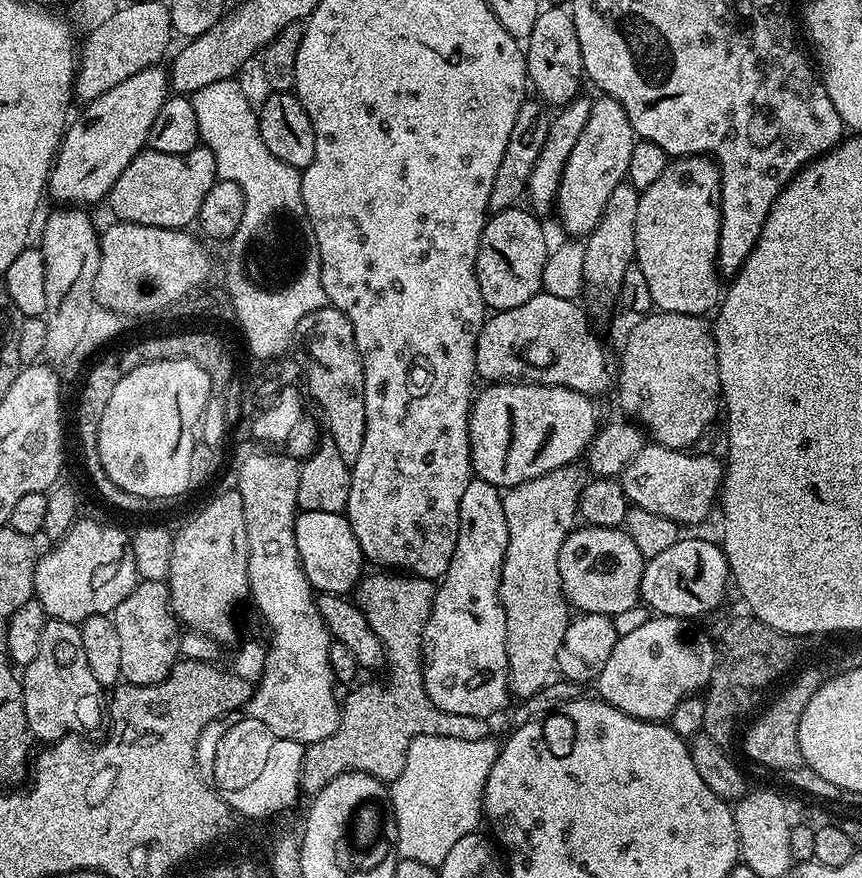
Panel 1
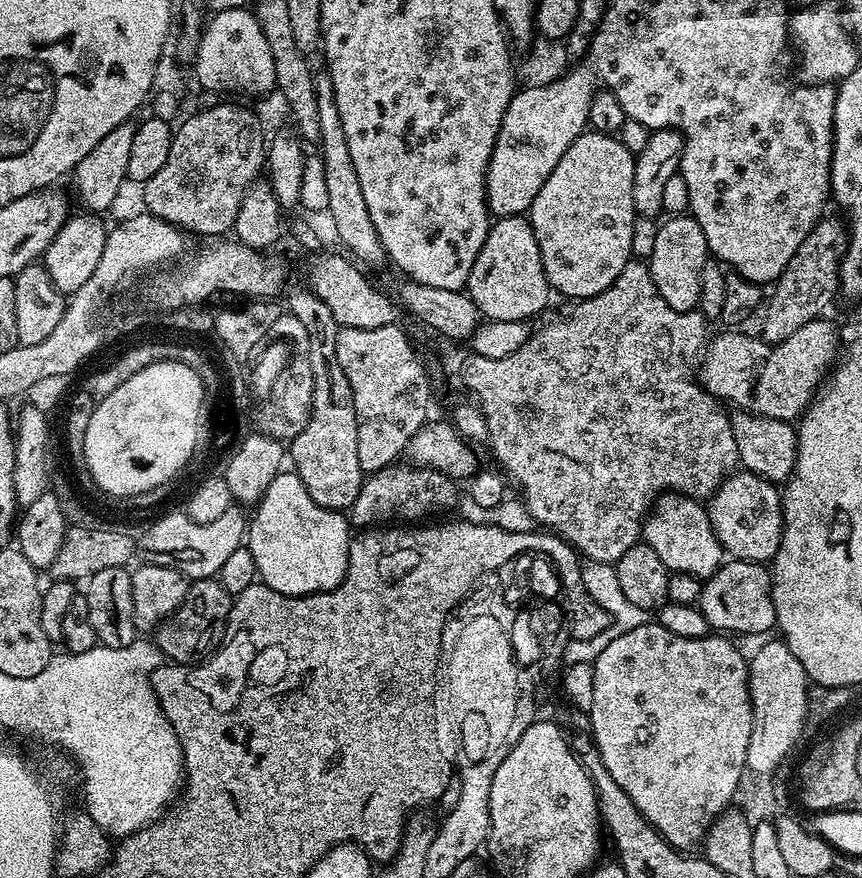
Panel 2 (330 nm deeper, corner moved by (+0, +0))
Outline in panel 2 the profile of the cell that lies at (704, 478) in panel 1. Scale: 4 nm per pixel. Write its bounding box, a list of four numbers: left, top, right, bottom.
[707,470,784,564]

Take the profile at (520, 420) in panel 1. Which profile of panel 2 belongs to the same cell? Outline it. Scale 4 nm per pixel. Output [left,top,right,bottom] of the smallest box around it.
[642,492,726,578]

